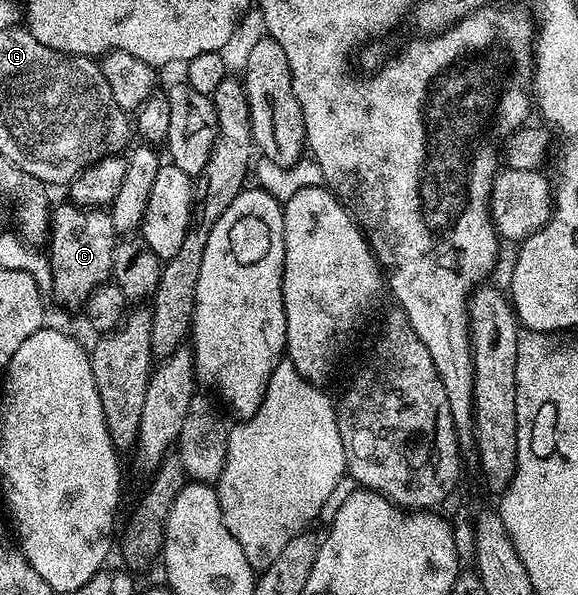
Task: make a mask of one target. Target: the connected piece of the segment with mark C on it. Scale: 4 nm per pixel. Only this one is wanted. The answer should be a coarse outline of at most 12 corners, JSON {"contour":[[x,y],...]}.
{"contour":[[106,209],[50,213],[52,295],[81,308],[111,278]]}

